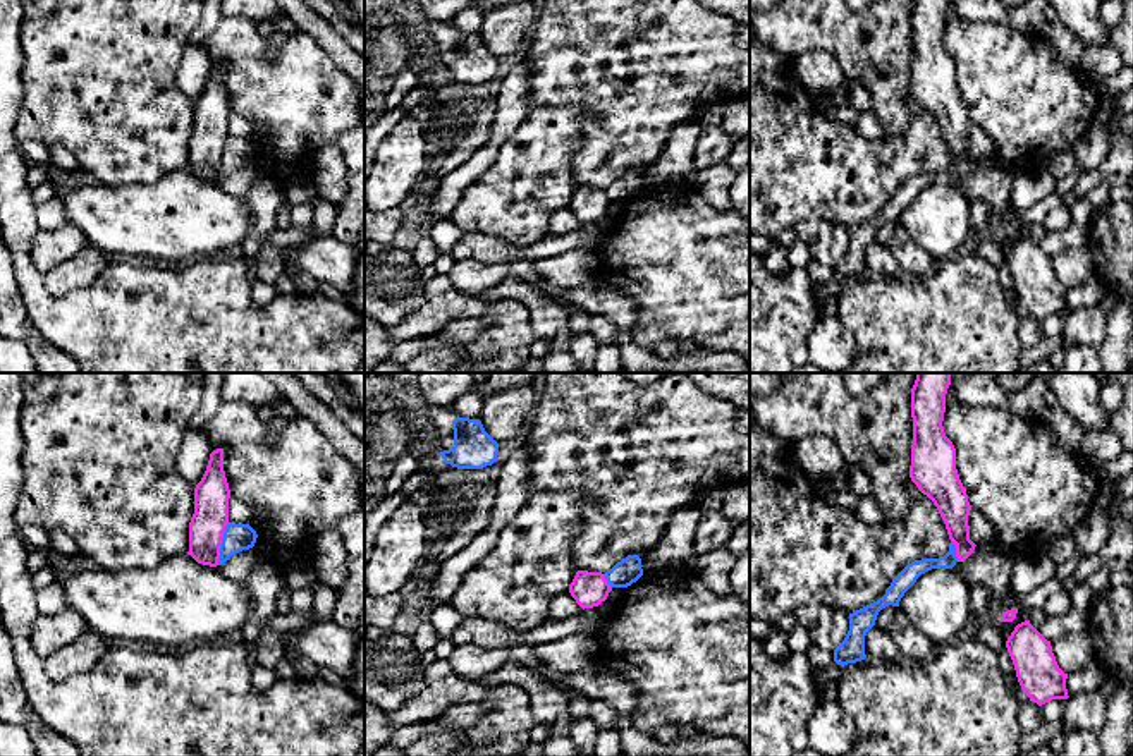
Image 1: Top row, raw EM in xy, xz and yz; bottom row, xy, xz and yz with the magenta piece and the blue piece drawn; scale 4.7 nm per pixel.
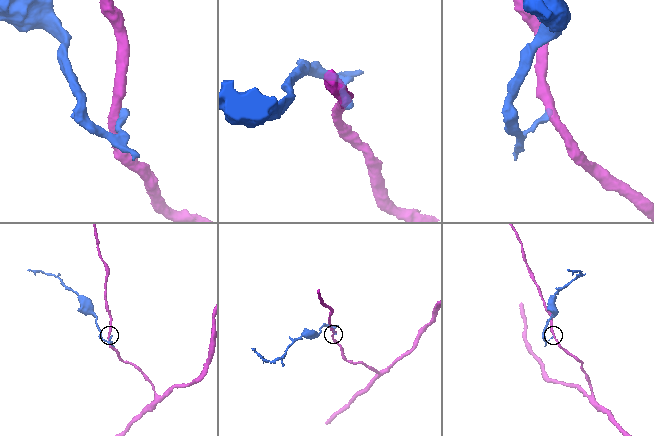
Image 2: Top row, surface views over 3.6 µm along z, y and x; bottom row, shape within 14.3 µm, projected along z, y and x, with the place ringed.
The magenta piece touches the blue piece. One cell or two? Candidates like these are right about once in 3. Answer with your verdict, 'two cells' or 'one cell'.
two cells

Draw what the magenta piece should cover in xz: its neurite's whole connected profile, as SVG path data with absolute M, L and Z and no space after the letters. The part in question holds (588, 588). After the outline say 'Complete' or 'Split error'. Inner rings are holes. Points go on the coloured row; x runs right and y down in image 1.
M578 570L569 584L571 596L583 610L598 607L610 591L612 588L602 572Z. Complete

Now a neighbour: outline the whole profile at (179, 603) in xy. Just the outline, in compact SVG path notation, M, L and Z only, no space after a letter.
M187 553L153 569L77 572L64 593L91 631L165 651L222 641L253 619L242 584Z

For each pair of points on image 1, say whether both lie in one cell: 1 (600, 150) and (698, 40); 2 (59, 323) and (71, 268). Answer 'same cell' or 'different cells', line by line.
1: same cell
2: different cells

